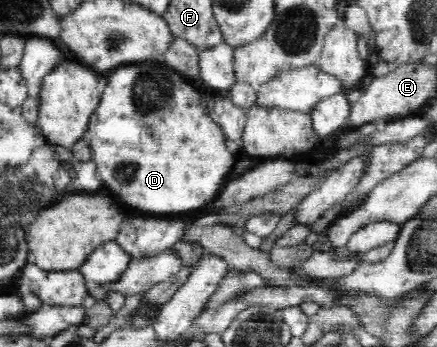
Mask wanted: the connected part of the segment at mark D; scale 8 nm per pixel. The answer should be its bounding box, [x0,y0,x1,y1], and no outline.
[85,59,237,213]

